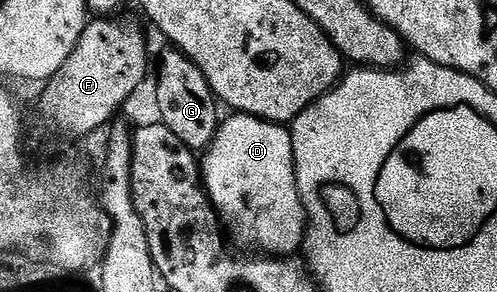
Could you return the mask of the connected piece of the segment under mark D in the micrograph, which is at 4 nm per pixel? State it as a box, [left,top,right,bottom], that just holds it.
[202,112,306,258]

